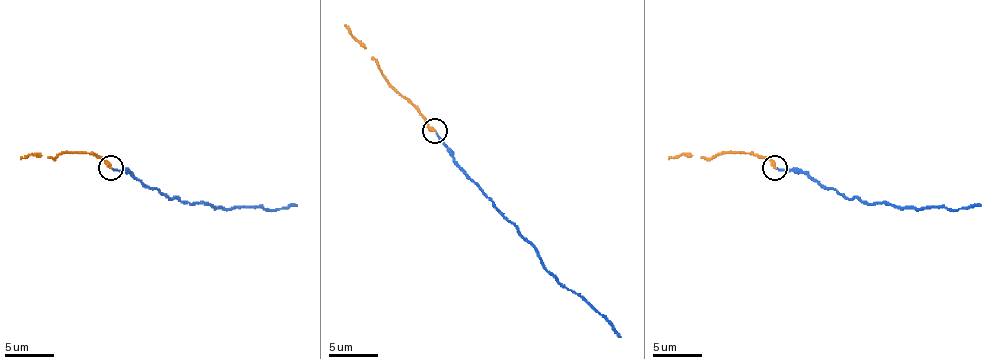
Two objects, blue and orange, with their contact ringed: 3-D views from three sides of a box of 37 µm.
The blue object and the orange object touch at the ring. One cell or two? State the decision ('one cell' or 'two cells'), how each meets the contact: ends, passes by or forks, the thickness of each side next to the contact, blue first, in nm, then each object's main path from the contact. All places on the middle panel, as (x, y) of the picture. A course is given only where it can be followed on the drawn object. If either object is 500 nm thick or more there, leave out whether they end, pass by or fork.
one cell; blue ends there; orange ends there; 140 nm thick on the blue side, 320 nm on the other; blue runs (436, 131), (454, 163), (532, 247), (540, 262), (621, 336); orange runs (434, 131), (414, 107), (389, 84), (380, 65), (345, 25)

